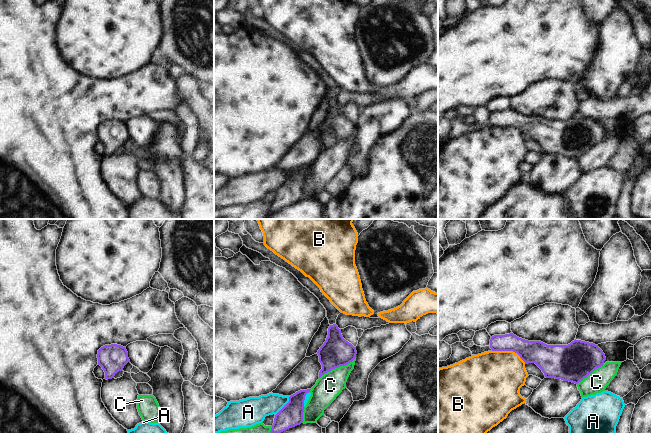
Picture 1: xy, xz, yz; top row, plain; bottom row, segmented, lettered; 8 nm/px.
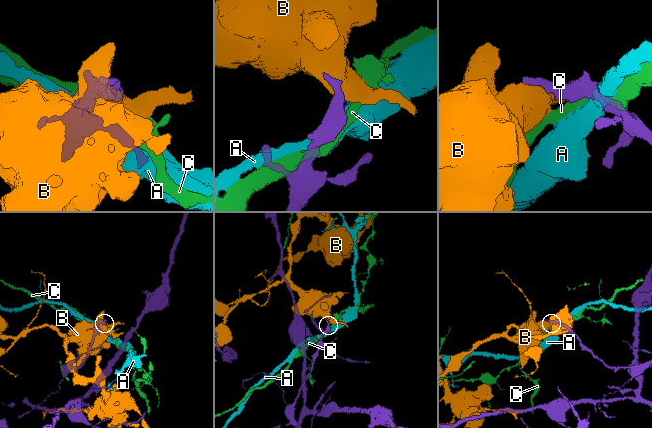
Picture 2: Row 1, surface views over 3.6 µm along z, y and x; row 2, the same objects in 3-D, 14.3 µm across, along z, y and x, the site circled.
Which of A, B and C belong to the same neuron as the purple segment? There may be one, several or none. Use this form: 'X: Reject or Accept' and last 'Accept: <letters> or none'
A: Reject
B: Reject
C: Reject
Accept: none

